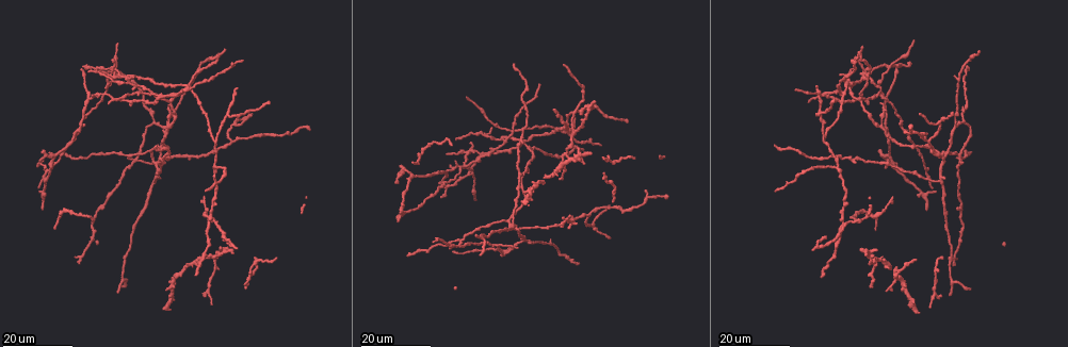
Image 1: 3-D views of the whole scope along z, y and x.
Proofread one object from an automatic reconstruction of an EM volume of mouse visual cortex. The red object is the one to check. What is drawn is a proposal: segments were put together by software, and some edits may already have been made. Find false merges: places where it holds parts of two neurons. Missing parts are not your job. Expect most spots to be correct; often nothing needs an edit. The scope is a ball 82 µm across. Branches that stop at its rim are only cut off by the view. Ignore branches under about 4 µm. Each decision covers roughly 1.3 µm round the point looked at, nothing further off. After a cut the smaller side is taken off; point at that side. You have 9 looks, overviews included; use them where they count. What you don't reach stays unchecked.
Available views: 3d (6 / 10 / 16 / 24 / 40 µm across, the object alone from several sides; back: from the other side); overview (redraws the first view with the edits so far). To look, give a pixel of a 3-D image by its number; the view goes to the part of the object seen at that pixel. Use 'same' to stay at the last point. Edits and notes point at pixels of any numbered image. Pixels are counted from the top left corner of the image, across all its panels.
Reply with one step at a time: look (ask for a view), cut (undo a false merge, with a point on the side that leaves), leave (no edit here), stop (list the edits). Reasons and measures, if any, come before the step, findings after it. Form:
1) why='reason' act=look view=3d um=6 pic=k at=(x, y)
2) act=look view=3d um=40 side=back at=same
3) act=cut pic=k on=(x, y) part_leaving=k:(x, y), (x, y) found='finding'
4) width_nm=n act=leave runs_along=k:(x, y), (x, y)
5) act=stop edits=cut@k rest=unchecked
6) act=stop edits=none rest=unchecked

why='arms part here' act=look view=3d um=16 pic=1 at=(213, 141)

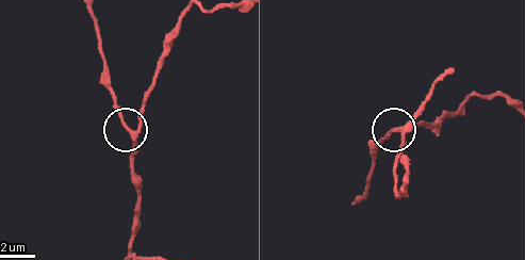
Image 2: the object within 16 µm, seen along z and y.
act=look view=3d um=10 pic=2 at=(136, 130)

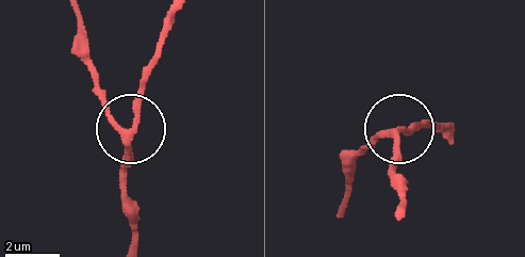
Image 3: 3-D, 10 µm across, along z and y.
arms=3 act=leave found='continuous, no second neuron'

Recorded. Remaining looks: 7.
why='a fork' act=look view=3d um=16 pic=1 at=(840, 168)

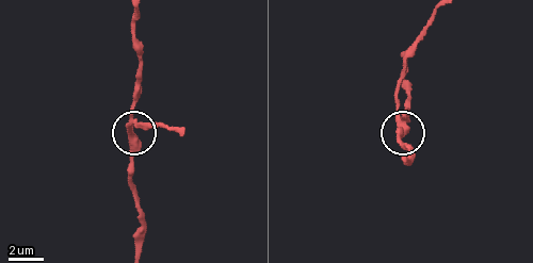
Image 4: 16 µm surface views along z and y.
act=look view=3d um=6 pic=4 at=(131, 132)

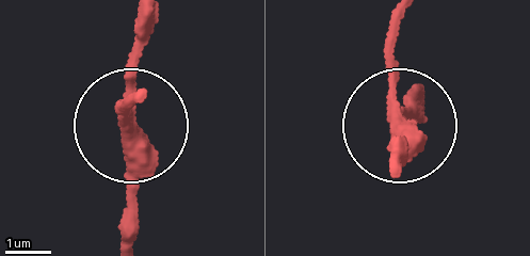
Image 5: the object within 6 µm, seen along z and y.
side_arm_um=24 act=leave runs_along=5:(144, 17), (132, 121), (121, 101) found='continuous, no second neuron'

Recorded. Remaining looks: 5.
why='looks like a crossing' act=look view=3d um=24 pic=1 at=(102, 95)

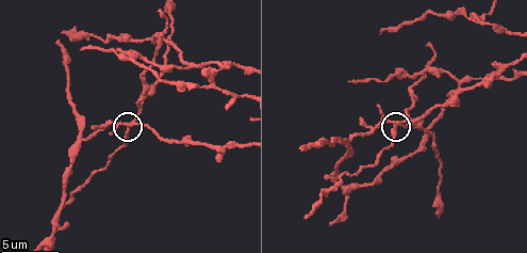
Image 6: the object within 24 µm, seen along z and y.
act=look view=3d um=6 pic=6 at=(402, 122)

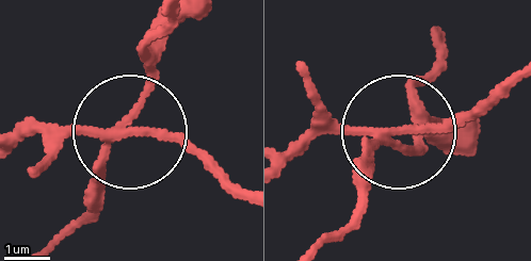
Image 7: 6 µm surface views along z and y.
arms=4 act=cut pic=7 on=(90, 197) part_leaving=7:(385, 140), (366, 197), (327, 243) found='a second neuron is stuck on'

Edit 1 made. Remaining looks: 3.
why='four or more arms meet' act=look view=3d um=24 pic=1 at=(580, 155)

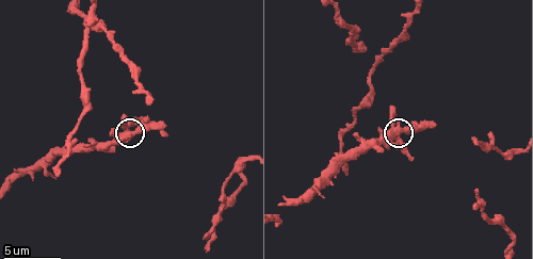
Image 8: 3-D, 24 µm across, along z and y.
act=look view=3d um=10 pic=8 at=(399, 134)

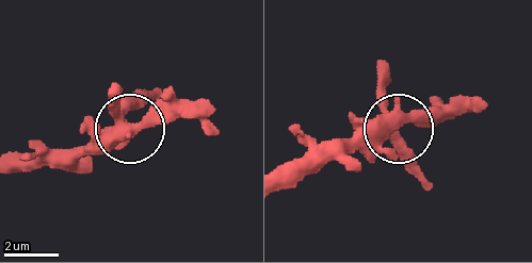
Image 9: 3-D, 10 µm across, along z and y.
why='from behind' act=look view=3d um=10 side=back pic=9 at=(397, 125)

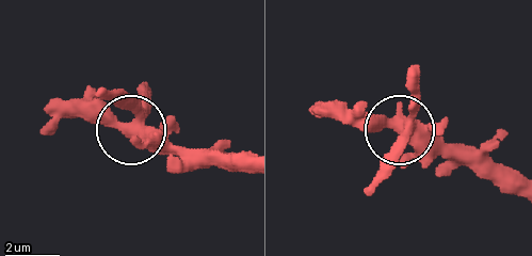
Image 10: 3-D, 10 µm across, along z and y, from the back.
arms=4 act=leave found='continuous, no second neuron'

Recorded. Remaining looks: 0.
act=stop edits=cut@7 rest=unchecked

